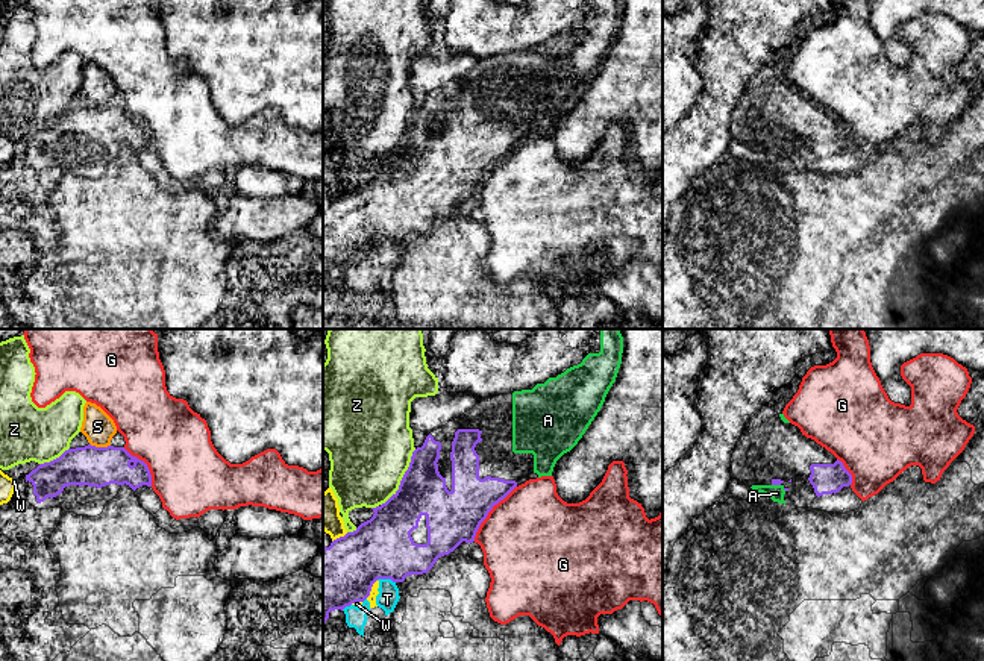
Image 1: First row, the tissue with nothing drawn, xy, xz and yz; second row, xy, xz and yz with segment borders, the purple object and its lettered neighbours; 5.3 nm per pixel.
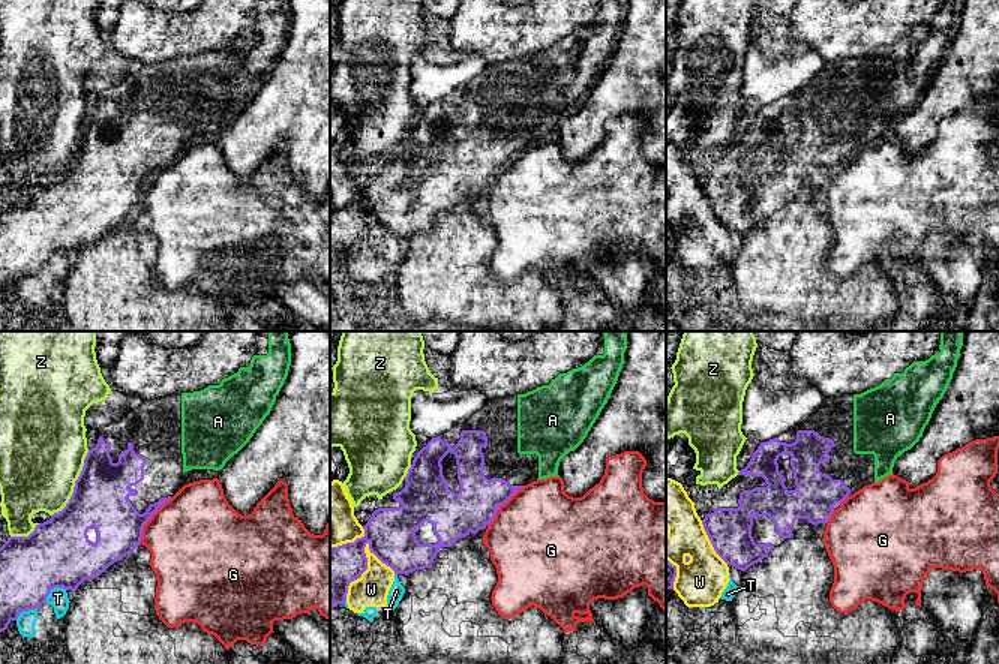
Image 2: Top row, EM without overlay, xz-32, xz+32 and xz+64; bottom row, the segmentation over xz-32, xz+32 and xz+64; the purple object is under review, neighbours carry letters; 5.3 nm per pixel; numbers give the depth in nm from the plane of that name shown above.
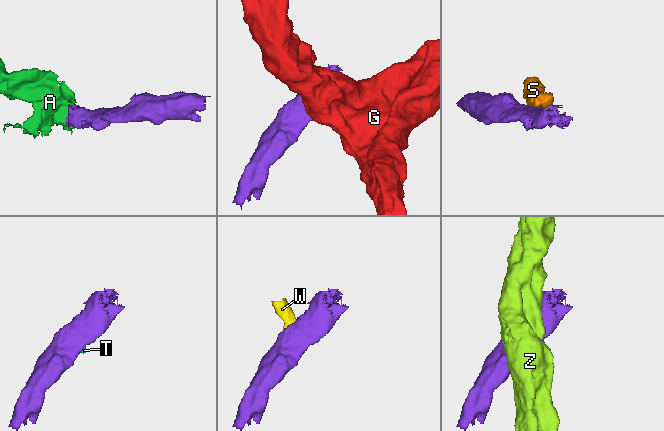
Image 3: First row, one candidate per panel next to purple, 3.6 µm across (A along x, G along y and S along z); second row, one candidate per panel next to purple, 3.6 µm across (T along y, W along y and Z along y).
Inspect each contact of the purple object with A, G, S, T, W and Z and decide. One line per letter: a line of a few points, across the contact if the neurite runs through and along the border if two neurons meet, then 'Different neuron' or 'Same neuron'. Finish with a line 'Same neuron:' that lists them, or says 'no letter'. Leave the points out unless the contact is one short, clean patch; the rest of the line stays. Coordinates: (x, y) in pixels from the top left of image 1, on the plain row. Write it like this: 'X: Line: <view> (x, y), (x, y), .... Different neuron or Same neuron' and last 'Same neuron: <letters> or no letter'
A: Line: yz (774, 141), (777, 144), (777, 153). Same neuron
G: Line: xz (516, 146), (493, 167), (473, 200). Different neuron
S: Different neuron
T: Line: xz (376, 240), (391, 240), (394, 243). Different neuron
W: Different neuron
Z: Different neuron
Same neuron: A

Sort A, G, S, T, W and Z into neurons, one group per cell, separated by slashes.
A / G / S / T W / Z

